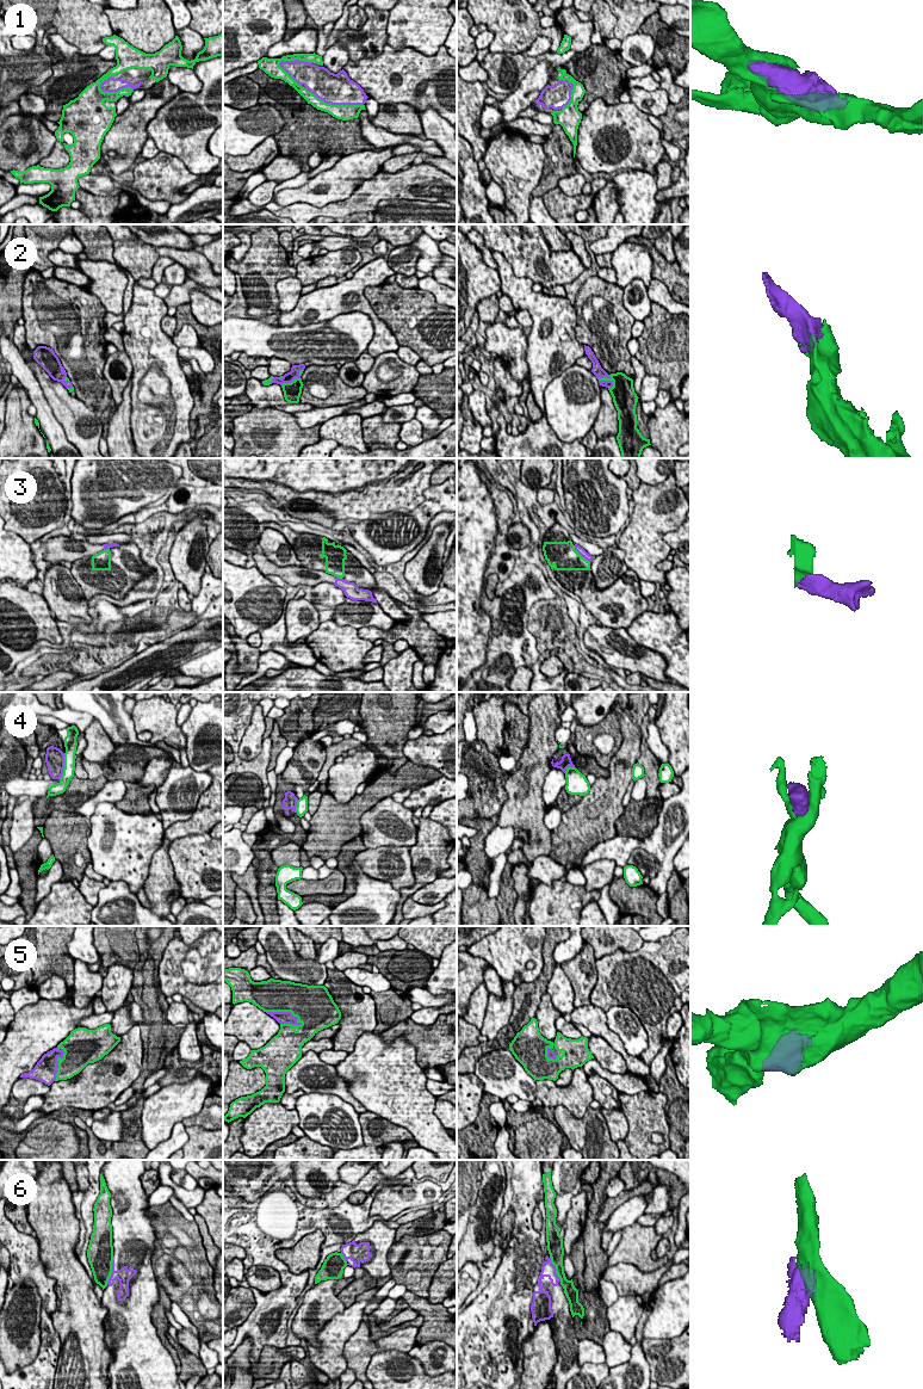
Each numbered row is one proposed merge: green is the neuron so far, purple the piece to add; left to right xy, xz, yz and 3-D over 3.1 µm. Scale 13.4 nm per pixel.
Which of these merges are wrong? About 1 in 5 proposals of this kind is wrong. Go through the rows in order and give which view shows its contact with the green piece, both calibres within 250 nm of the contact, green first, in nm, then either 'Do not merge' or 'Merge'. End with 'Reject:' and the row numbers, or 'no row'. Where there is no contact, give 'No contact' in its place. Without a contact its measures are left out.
1: Touches green in xz. Thickness 220 nm (green) against 320 nm. Merge
2: Touches green in yz. Thickness 300 nm (green) against 100 nm. Merge
3: Touches green in yz. Thickness 360 nm (green) against 90 nm. Do not merge
4: Touches green in xy. Thickness 160 nm (green) against 260 nm. Do not merge
5: Touches green in xz. Thickness 440 nm (green) against 160 nm. Merge
6: Touches green in xy. Thickness 340 nm (green) against 190 nm. Do not merge
Reject: 3, 4, 6

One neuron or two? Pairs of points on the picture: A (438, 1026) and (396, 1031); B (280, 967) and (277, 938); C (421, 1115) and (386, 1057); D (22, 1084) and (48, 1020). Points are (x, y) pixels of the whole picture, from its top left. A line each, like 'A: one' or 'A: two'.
A: one
B: one
C: one
D: two

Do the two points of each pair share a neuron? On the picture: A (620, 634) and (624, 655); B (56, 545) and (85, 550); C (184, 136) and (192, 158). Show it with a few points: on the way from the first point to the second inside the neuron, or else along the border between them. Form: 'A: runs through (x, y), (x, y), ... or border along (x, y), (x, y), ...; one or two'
A: runs through (620, 639), (620, 650); one
B: runs through (63, 548), (78, 549); one
C: runs through (187, 141), (192, 153); one

